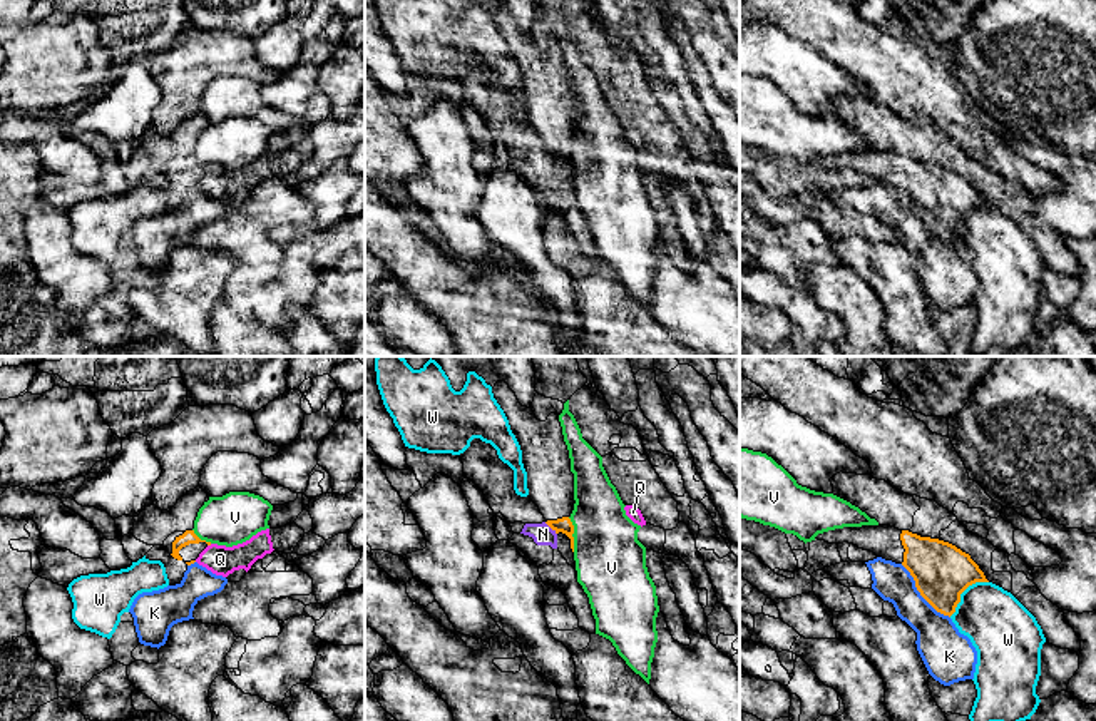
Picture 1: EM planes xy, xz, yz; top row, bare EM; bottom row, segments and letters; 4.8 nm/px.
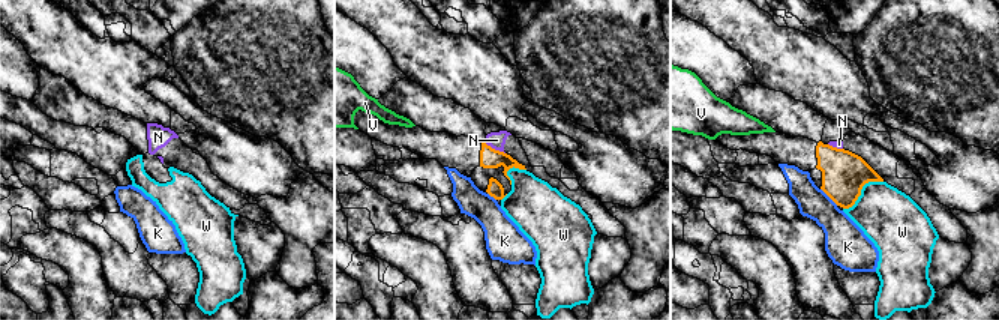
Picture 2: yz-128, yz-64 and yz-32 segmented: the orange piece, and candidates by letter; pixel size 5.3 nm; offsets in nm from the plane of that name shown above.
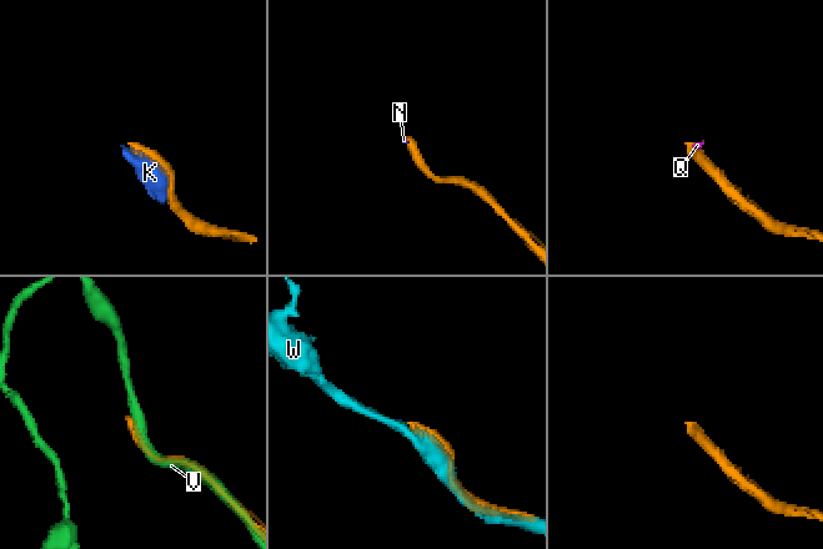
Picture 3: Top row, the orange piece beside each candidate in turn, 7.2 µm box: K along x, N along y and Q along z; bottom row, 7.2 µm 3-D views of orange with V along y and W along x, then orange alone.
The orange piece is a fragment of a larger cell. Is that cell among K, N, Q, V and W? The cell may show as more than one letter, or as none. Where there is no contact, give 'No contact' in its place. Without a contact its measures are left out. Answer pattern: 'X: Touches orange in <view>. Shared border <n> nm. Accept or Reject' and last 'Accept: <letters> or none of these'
K: Touches orange in yz. Shared border 360 nm. Reject
N: Touches orange in xz. Shared border 90 nm. Reject
Q: No contact. Reject
V: Touches orange in xz. Shared border 170 nm. Reject
W: Touches orange in yz. Shared border 260 nm. Reject
Accept: none of these

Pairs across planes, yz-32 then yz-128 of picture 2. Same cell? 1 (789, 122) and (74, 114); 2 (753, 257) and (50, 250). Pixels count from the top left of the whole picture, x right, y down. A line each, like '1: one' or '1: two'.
1: one
2: one

